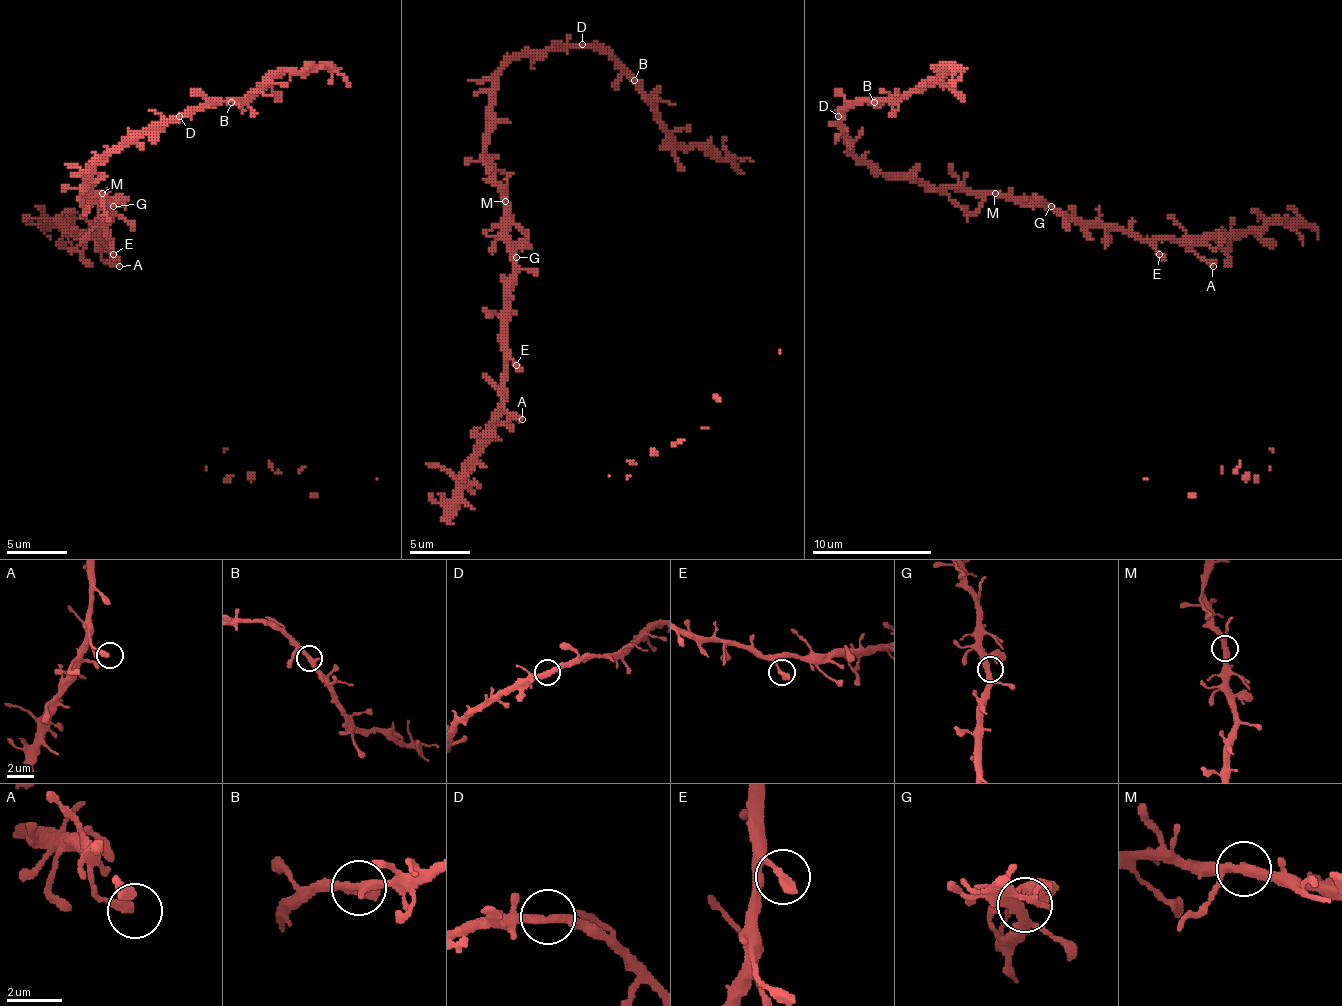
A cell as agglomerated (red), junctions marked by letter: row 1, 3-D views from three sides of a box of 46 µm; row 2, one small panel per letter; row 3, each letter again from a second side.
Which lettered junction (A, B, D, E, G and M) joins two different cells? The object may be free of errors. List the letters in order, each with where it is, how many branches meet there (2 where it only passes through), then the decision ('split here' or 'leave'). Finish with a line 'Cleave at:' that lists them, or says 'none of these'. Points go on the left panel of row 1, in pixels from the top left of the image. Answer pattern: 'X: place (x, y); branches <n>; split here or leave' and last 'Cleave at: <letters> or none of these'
A: place (119, 266); branches 1; leave
B: place (231, 102); branches 2; leave
D: place (179, 116); branches 2; leave
E: place (113, 254); branches 1; leave
G: place (113, 206); branches 2; leave
M: place (102, 193); branches 3; leave
Cleave at: none of these

